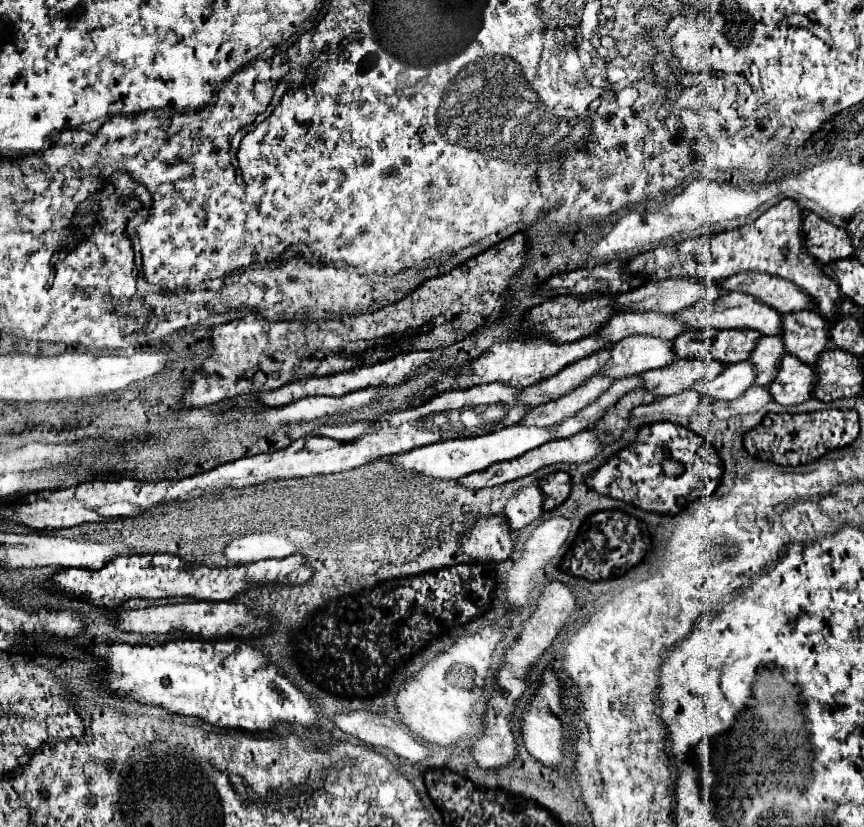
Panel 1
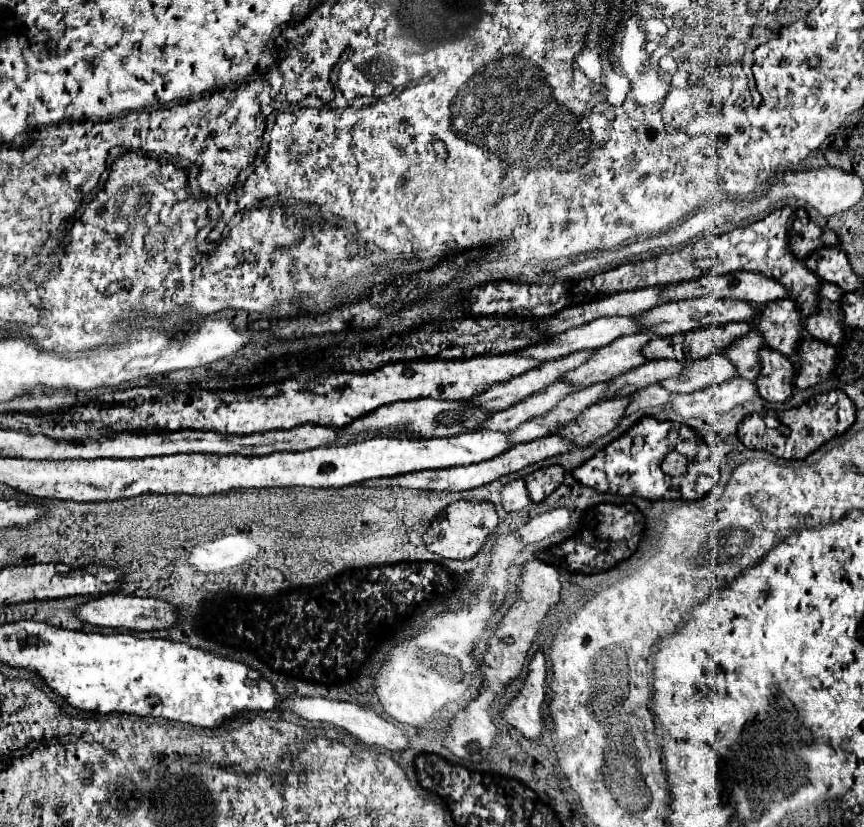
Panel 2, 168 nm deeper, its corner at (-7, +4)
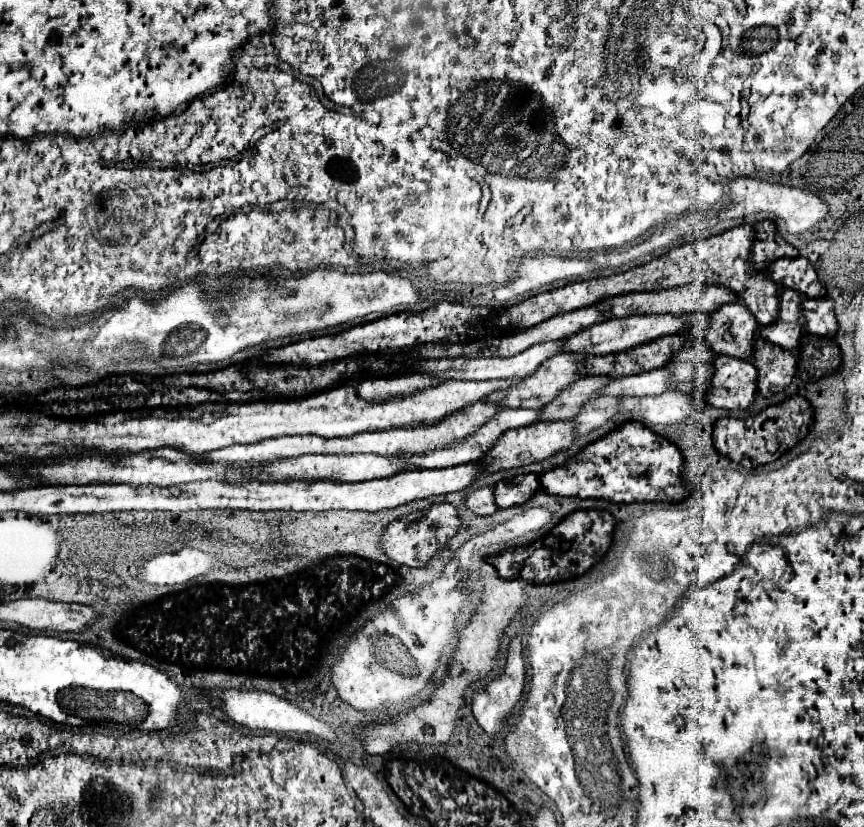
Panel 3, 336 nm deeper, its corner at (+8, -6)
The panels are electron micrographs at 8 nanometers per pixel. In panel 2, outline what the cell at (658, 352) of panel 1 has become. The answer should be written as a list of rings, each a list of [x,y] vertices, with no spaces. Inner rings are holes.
[[[635,333],[627,337],[619,337],[611,345],[595,351],[591,361],[579,365],[579,369],[571,369],[567,377],[561,377],[563,383],[575,385],[577,389],[589,387],[593,383],[611,381],[617,375],[623,375],[629,369],[643,365],[647,359],[643,357],[643,347],[649,343],[649,333]]]

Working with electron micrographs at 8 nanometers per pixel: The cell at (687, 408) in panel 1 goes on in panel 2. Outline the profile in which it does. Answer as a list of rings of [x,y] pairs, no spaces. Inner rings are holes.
[[[649,385],[647,389],[639,389],[635,391],[635,395],[629,395],[631,397],[631,405],[627,405],[627,413],[625,415],[631,415],[639,409],[645,409],[645,407],[661,407],[661,405],[667,405],[667,399],[669,399],[669,391],[659,387],[659,385]]]

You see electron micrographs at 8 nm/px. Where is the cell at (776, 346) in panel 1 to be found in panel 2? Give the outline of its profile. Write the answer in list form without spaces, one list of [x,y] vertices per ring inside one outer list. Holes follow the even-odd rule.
[[[747,333],[747,337],[739,337],[739,341],[735,341],[735,345],[727,347],[725,355],[733,365],[739,377],[755,381],[755,377],[759,375],[759,349],[763,347],[763,339],[761,335],[755,333]]]

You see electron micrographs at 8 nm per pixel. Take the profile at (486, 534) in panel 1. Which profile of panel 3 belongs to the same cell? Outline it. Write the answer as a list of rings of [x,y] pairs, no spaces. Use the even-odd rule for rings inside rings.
[[[450,503],[432,505],[424,511],[414,511],[396,523],[390,523],[390,527],[386,527],[386,531],[384,531],[382,547],[384,547],[386,555],[390,555],[394,561],[398,561],[402,565],[424,567],[436,555],[436,551],[440,551],[444,545],[448,545],[448,541],[452,539],[452,535],[456,535],[460,525],[462,525],[462,521],[460,521],[454,505],[450,505]]]

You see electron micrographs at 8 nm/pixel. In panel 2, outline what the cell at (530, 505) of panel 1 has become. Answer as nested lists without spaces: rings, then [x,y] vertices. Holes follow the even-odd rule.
[[[513,479],[513,481],[503,485],[503,489],[501,489],[501,503],[503,503],[505,511],[521,511],[527,505],[531,505],[529,491],[527,491],[523,479]]]

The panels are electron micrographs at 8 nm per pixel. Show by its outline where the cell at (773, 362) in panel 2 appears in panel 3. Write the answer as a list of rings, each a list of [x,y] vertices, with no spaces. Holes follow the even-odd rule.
[[[720,355],[716,359],[716,379],[712,391],[704,393],[710,407],[748,409],[756,399],[758,371],[750,361]]]

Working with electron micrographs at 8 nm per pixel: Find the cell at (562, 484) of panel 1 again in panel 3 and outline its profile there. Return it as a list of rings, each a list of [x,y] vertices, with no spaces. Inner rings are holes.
[[[530,473],[530,475],[516,475],[508,481],[500,481],[494,485],[494,497],[496,505],[500,509],[524,505],[530,501],[530,497],[540,489],[540,477]]]

